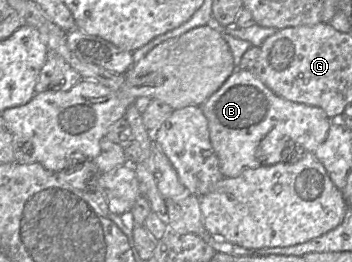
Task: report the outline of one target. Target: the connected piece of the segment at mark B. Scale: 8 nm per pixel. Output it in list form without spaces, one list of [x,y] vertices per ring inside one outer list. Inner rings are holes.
[[[236,69],[224,84],[201,106],[208,121],[210,141],[223,177],[237,177],[246,169],[287,163],[292,146],[314,152],[328,134],[332,119],[319,107],[286,100],[272,92],[251,70]]]

